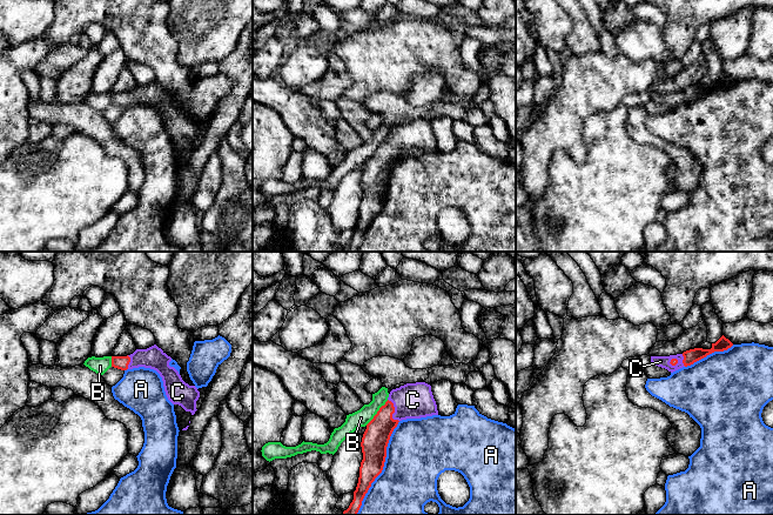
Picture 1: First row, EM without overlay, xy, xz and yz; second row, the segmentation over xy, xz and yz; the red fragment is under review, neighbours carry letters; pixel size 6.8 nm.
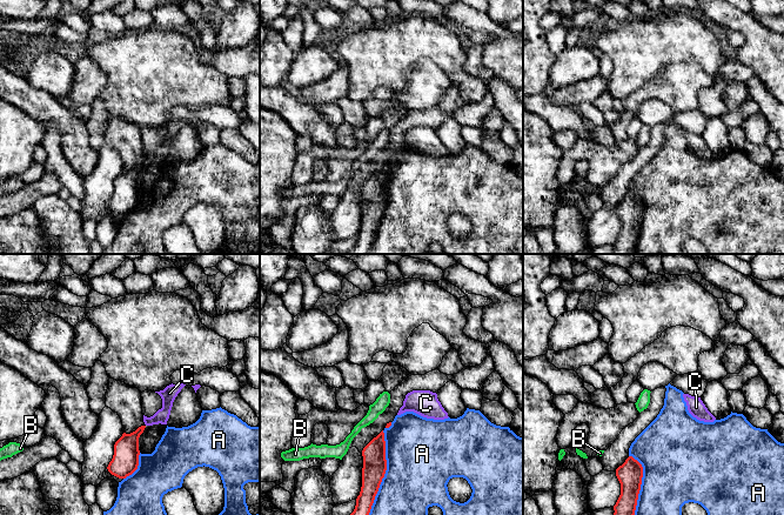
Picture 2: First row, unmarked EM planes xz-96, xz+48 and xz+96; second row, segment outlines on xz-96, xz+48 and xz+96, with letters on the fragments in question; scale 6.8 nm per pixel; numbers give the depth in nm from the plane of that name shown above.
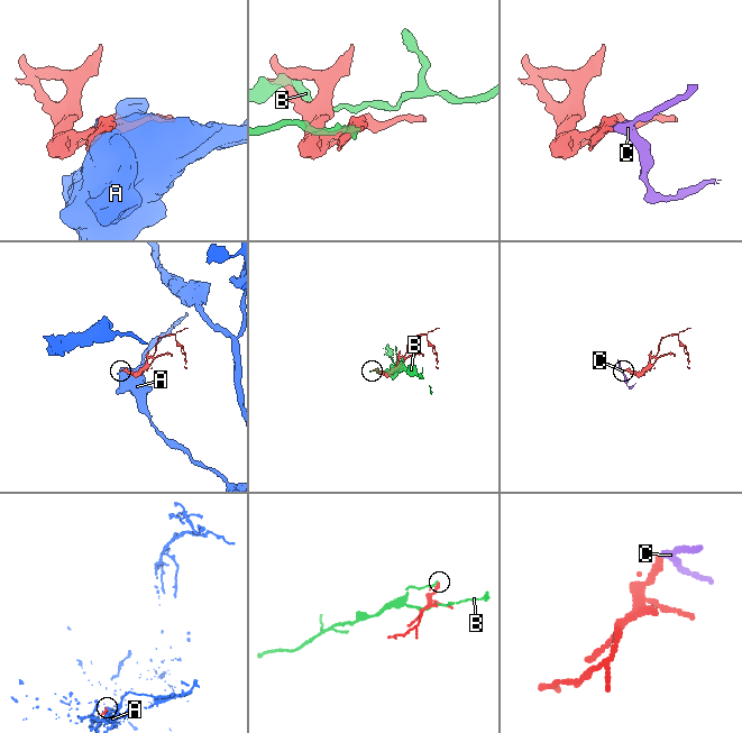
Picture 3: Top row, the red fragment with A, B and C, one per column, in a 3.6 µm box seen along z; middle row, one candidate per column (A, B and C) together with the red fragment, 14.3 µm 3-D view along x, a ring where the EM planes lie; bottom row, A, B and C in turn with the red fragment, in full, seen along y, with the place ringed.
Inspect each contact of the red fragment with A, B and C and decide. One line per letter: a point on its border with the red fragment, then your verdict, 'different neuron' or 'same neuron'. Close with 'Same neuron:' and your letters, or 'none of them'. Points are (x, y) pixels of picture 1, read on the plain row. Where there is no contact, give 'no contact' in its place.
A: xz (382, 205) | different neuron
B: xz (377, 149) | different neuron
C: xz (394, 148) | same neuron
Same neuron: C

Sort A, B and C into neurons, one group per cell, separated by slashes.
A / B / C

